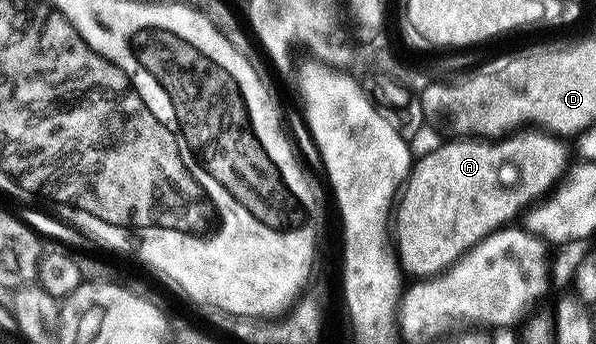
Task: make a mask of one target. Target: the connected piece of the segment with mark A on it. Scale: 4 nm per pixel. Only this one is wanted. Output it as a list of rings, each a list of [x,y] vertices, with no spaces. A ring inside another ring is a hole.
[[[526,128],[521,132],[515,132],[507,137],[497,140],[446,140],[446,143],[435,145],[423,158],[417,159],[410,167],[410,177],[406,179],[400,197],[396,202],[396,221],[393,223],[392,230],[398,233],[396,241],[397,258],[401,269],[407,274],[426,274],[422,276],[435,276],[445,270],[449,270],[466,251],[470,250],[478,241],[488,236],[494,230],[500,230],[507,224],[513,223],[518,210],[523,211],[530,203],[545,195],[559,181],[563,172],[567,169],[566,150],[561,146],[557,137],[551,136],[546,132],[539,132],[534,128]]]

